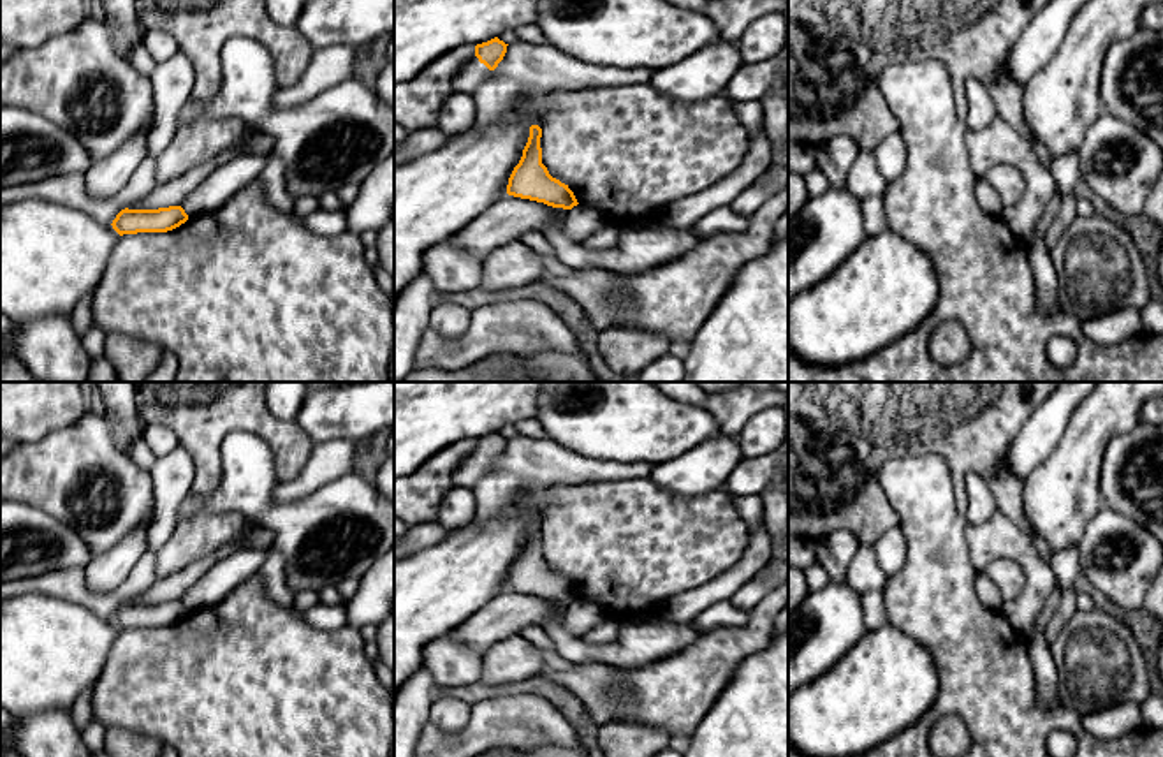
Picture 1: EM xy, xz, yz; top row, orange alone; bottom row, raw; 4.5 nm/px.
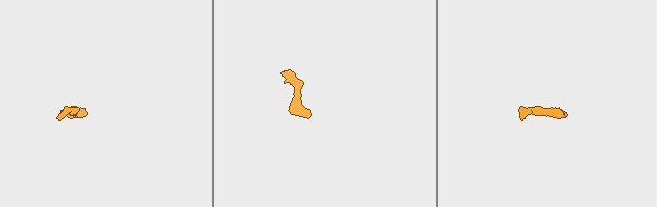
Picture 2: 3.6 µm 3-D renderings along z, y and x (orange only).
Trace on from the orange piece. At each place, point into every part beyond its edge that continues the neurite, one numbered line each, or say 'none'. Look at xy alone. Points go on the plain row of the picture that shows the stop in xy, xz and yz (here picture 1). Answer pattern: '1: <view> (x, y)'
none

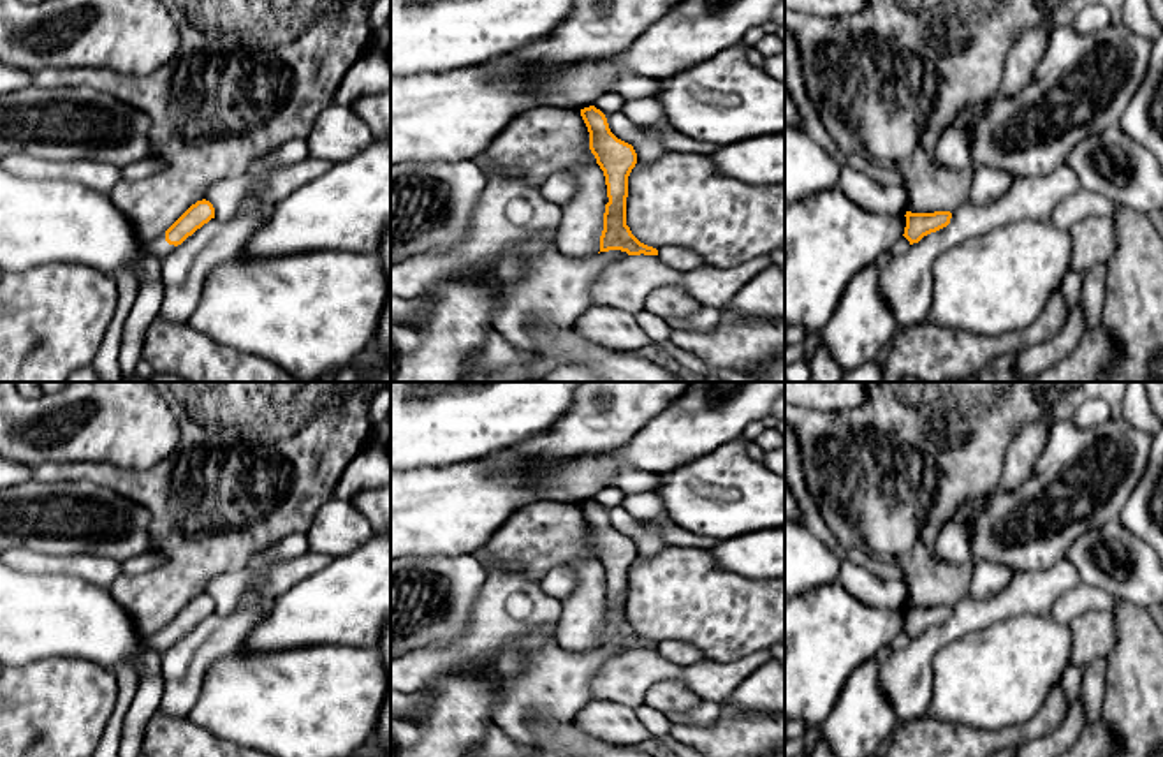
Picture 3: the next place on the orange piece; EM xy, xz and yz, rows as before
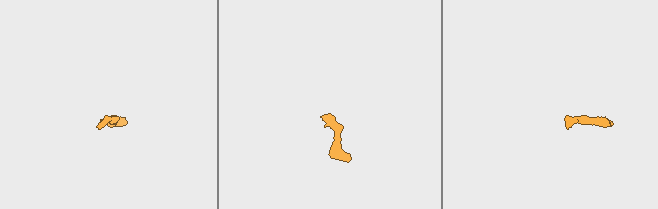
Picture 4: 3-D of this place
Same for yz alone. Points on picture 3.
none

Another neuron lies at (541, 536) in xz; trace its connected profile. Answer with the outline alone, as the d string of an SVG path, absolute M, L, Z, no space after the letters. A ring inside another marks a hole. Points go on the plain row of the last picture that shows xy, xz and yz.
M545 500L514 512L489 539L489 574L493 567L512 569L540 579L556 565L577 558L596 558L589 544L589 526L579 503Z

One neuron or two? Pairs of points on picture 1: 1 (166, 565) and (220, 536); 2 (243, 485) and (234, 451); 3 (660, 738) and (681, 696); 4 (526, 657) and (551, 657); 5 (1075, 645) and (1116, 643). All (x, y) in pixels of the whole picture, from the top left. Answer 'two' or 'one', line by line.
1: one
2: one
3: two
4: two
5: one

